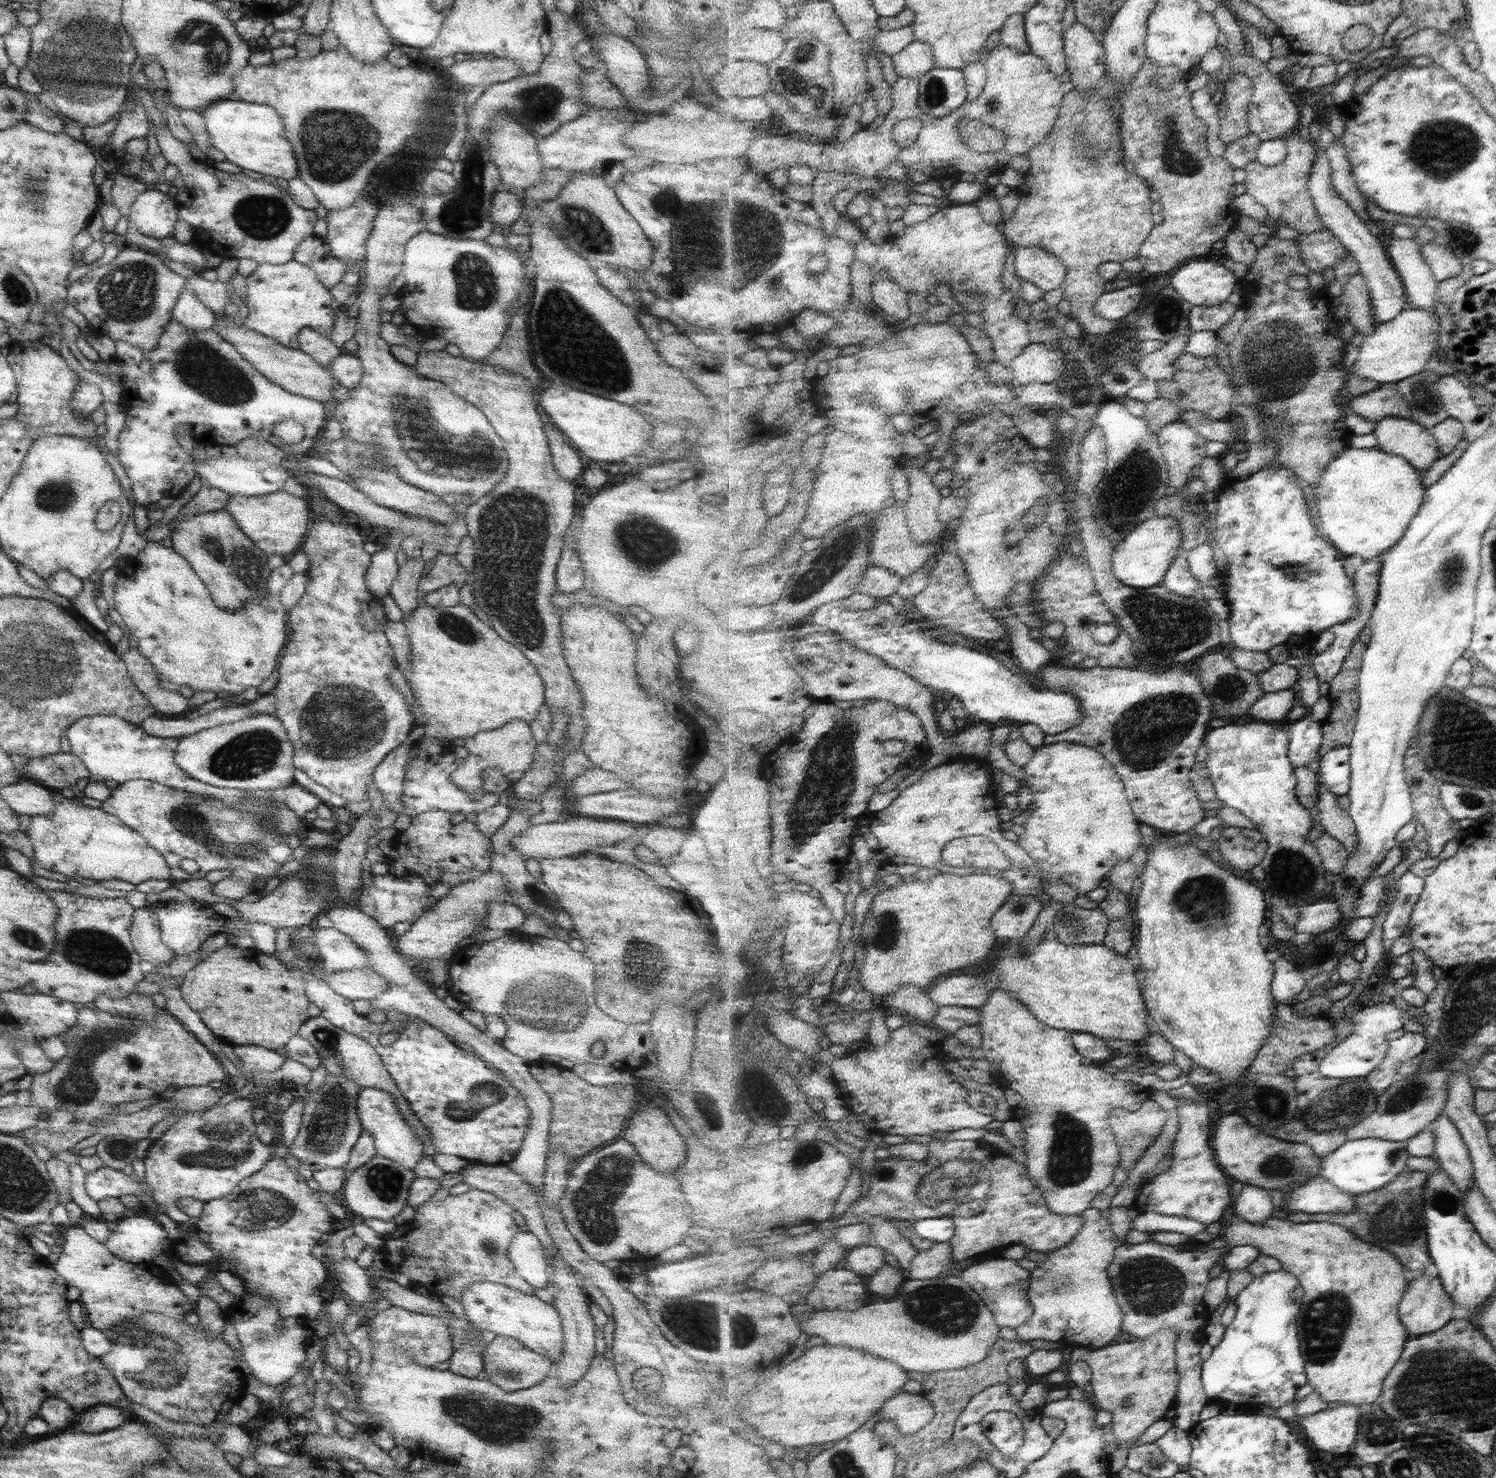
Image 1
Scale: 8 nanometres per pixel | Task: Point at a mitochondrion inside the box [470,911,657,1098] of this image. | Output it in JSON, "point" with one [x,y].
{"point":[533,1001]}

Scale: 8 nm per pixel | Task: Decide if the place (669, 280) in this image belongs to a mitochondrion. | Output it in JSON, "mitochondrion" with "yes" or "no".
{"mitochondrion":"yes"}

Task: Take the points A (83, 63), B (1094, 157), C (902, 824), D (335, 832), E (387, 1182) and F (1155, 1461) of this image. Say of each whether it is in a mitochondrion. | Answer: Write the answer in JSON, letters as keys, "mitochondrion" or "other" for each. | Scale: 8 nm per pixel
{"A":"mitochondrion","B":"mitochondrion","C":"other","D":"other","E":"mitochondrion","F":"mitochondrion"}

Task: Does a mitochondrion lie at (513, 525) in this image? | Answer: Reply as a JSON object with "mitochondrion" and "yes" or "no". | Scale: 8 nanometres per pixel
{"mitochondrion":"yes"}

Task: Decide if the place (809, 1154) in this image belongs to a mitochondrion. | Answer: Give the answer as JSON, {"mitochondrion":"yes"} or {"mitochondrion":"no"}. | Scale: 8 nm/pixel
{"mitochondrion":"yes"}

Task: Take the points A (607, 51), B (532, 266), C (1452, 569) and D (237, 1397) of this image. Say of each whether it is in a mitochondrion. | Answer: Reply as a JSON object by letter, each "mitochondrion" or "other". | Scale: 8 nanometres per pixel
{"A":"other","B":"other","C":"mitochondrion","D":"other"}

